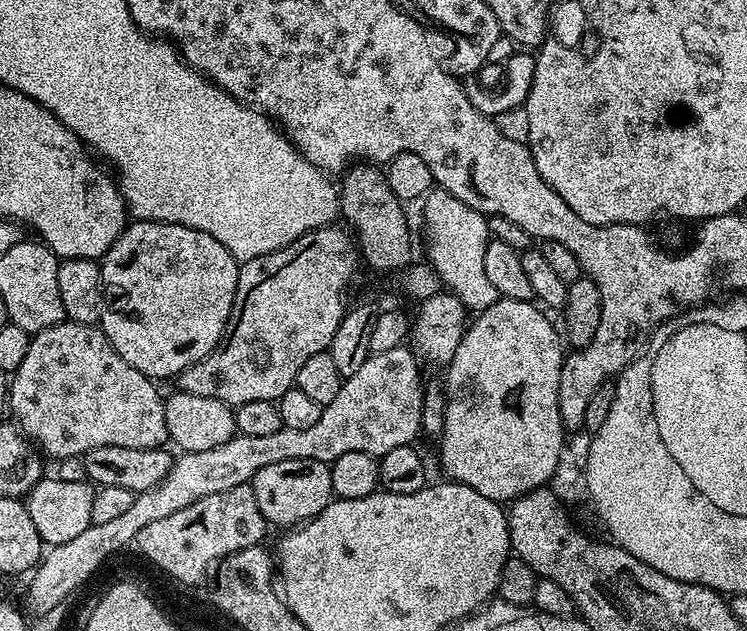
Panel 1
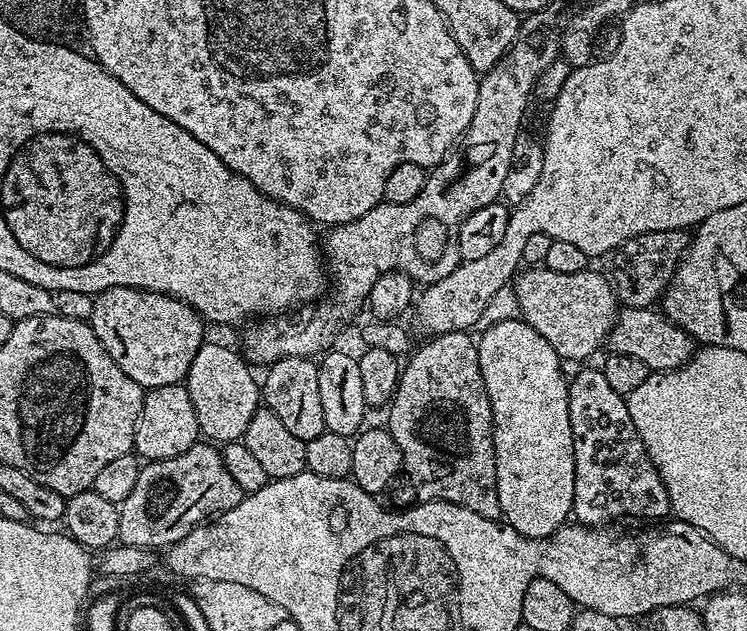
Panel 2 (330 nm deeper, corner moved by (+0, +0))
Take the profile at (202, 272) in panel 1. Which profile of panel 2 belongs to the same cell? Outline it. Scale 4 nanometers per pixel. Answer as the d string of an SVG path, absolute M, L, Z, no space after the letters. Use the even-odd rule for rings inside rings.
M114 286L94 296L90 321L98 342L118 366L142 389L181 383L194 362L194 354L206 343L205 321L186 302L161 292Z

